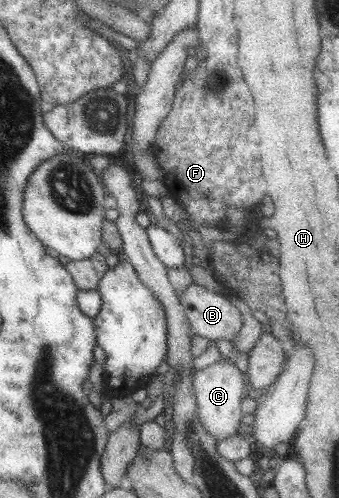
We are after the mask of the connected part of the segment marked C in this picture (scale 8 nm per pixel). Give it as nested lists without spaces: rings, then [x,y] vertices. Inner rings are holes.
[[[219,361],[213,365],[194,371],[192,377],[193,393],[195,394],[197,416],[201,426],[215,441],[231,437],[237,431],[240,420],[240,401],[245,394],[245,375],[229,361]]]

